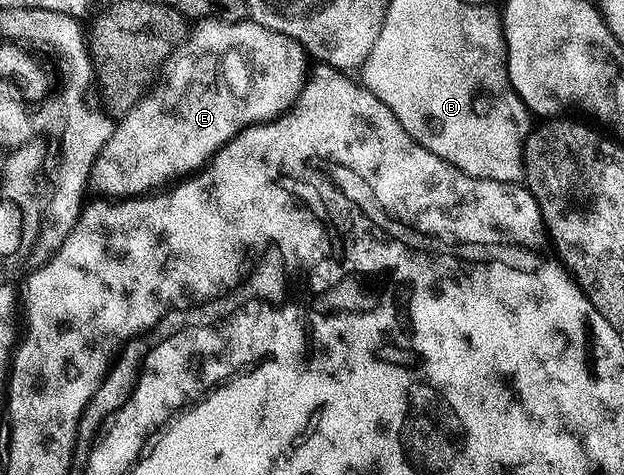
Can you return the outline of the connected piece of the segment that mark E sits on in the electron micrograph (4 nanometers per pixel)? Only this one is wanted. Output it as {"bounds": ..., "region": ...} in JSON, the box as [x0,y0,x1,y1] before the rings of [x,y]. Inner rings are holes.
{"bounds":[89,18,307,200],"region":[[[202,18],[194,26],[197,27],[195,27],[194,30],[192,27],[192,29],[186,33],[185,40],[180,42],[179,45],[166,56],[165,63],[161,66],[155,81],[150,85],[145,95],[119,119],[116,125],[114,125],[111,140],[107,140],[107,144],[103,144],[103,148],[99,152],[99,156],[93,165],[93,170],[89,174],[89,186],[92,187],[92,189],[97,189],[98,192],[101,193],[98,195],[104,196],[109,200],[124,200],[127,198],[140,198],[142,196],[152,195],[154,192],[160,191],[162,188],[168,187],[178,180],[184,180],[196,174],[198,170],[208,166],[214,156],[220,152],[236,134],[246,130],[248,126],[260,126],[263,122],[271,122],[279,115],[286,114],[286,112],[297,103],[297,98],[300,96],[301,90],[305,86],[305,79],[307,77],[307,66],[305,70],[307,55],[305,49],[302,48],[298,42],[291,40],[287,36],[283,36],[279,32],[275,32],[271,28],[263,28],[263,24],[252,20],[246,20],[244,22],[224,22],[222,18]]]}

